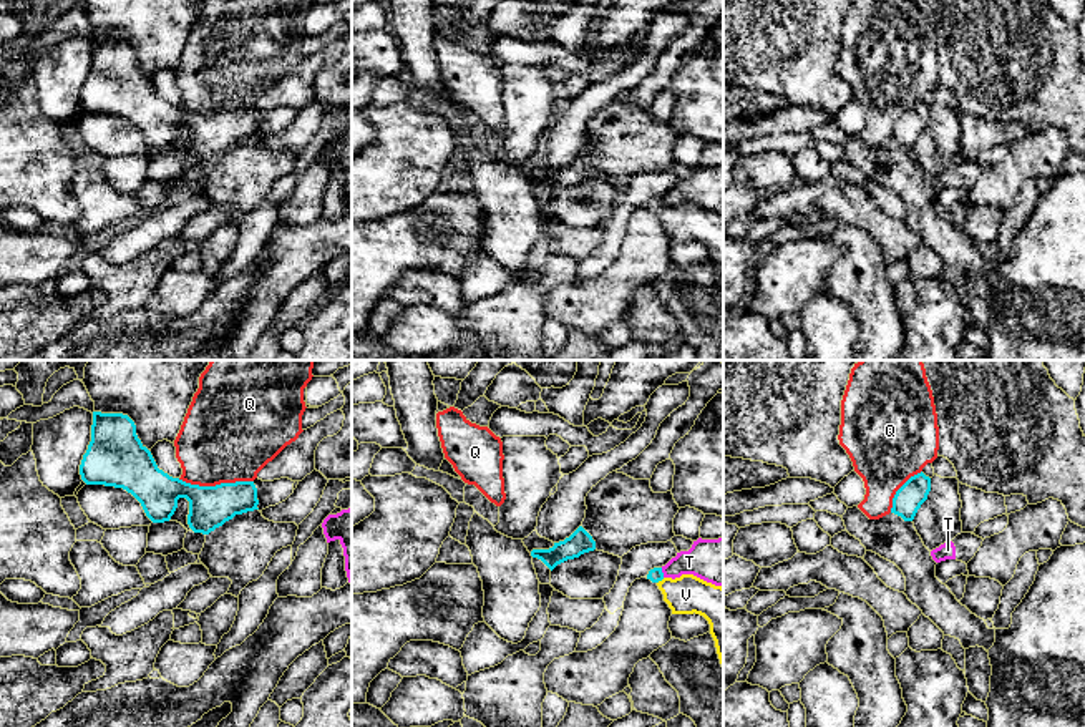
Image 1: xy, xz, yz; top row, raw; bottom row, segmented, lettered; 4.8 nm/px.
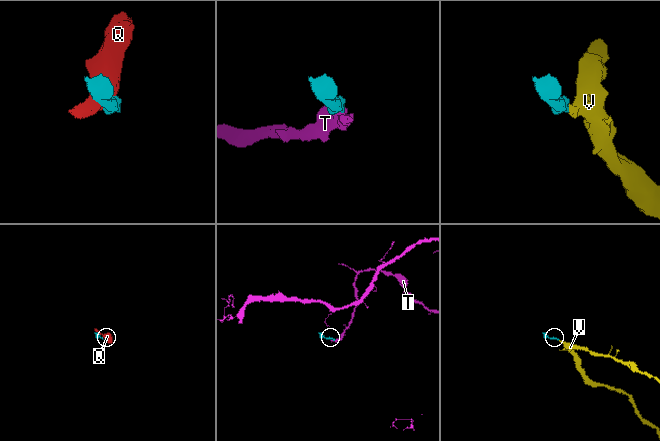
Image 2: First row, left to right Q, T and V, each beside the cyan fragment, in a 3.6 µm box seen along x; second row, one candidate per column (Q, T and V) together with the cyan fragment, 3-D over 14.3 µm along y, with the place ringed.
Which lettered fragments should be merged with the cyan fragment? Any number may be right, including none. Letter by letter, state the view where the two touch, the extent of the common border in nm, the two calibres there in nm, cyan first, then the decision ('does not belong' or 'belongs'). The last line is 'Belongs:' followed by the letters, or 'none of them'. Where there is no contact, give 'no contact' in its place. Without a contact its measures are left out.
Q: xy | 360 nm | 200/460 nm | does not belong
T: xz | 50 nm | 70/200 nm | does not belong
V: xz | 50 nm | 70/190 nm | belongs
Belongs: V

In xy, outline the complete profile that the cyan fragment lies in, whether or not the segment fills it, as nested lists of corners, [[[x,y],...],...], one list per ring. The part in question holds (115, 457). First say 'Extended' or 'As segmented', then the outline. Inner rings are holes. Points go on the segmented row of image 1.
As segmented. [[[93,412],[91,442],[83,455],[80,475],[86,485],[126,490],[153,523],[169,521],[178,500],[186,498],[187,525],[202,534],[236,515],[259,510],[254,481],[199,486],[159,470],[151,451],[138,438],[134,422],[123,413]]]

